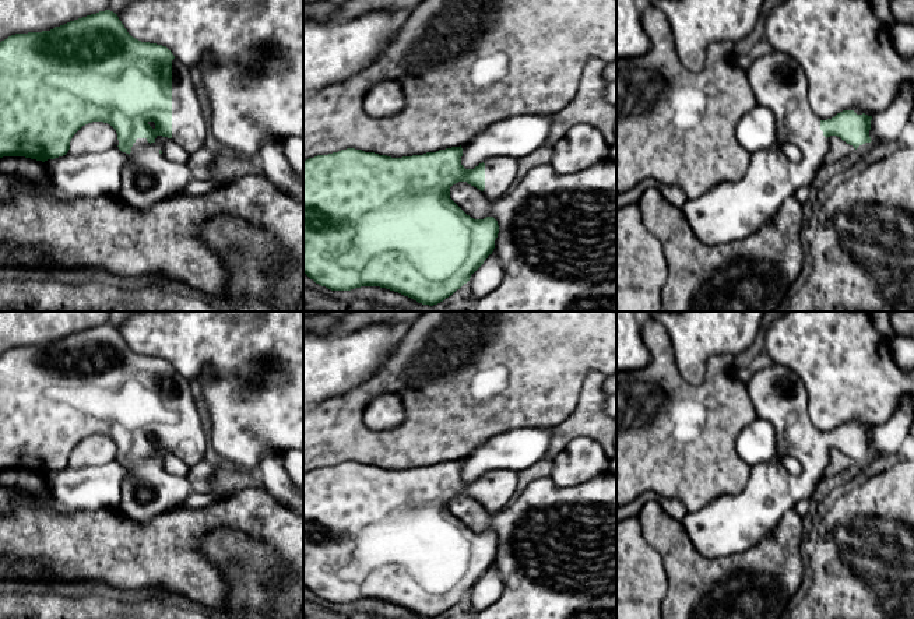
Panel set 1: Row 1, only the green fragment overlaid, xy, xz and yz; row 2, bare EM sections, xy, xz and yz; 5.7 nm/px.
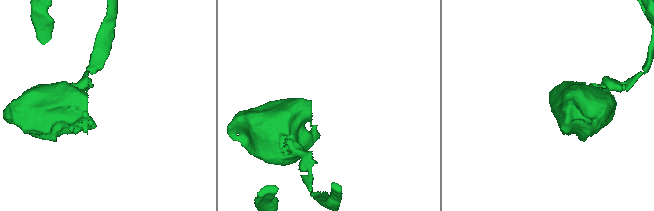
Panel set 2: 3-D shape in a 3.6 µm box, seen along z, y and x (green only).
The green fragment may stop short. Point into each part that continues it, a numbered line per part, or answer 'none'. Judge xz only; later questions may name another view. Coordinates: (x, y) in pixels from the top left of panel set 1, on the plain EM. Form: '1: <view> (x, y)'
1: xz (501, 485)

